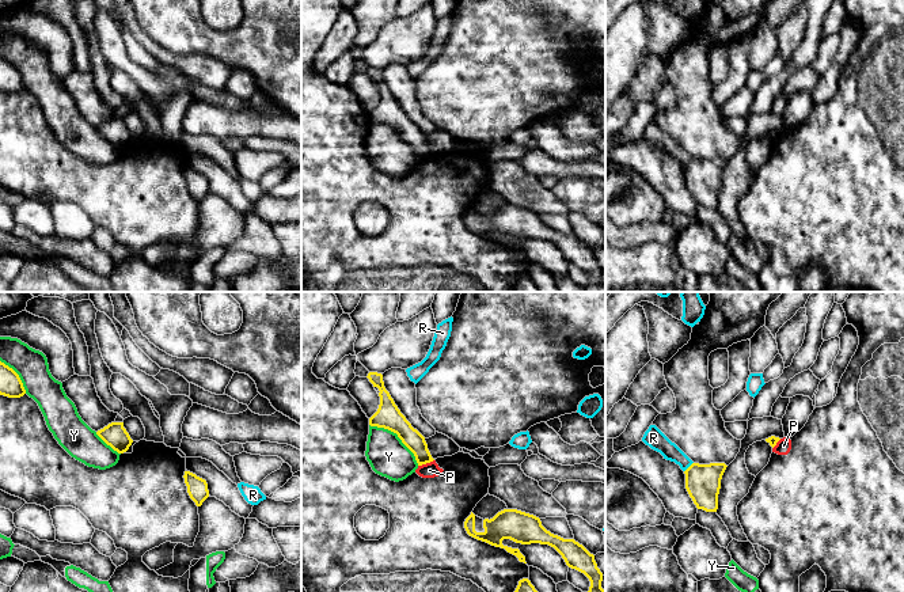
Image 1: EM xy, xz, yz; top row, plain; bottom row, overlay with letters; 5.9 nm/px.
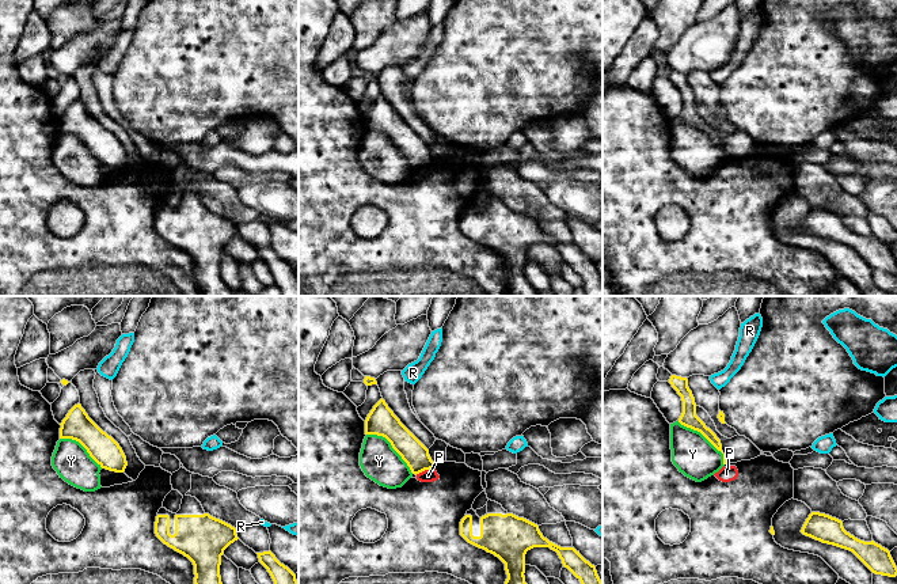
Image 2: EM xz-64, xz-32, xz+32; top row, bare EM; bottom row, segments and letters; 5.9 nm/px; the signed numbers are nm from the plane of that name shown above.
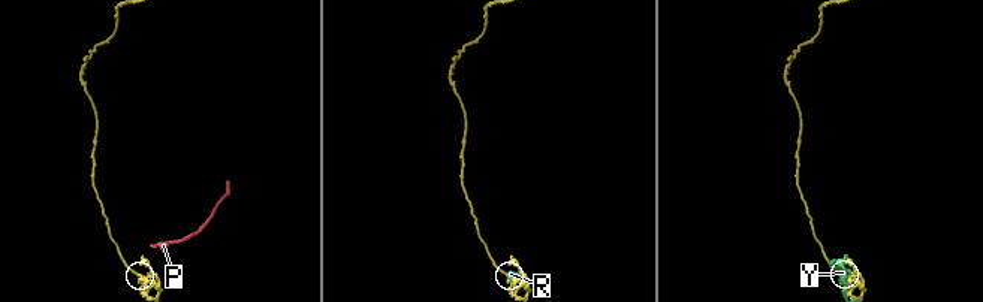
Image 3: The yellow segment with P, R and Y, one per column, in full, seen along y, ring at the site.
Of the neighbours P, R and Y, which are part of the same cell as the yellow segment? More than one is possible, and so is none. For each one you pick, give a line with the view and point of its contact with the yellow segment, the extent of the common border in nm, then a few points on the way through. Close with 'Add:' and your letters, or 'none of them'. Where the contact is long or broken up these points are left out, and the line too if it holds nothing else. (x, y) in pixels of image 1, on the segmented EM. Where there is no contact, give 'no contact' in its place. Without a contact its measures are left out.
Add: none of them

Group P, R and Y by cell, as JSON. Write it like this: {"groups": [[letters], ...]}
{"groups": [["P"], ["R"], ["Y"]]}

